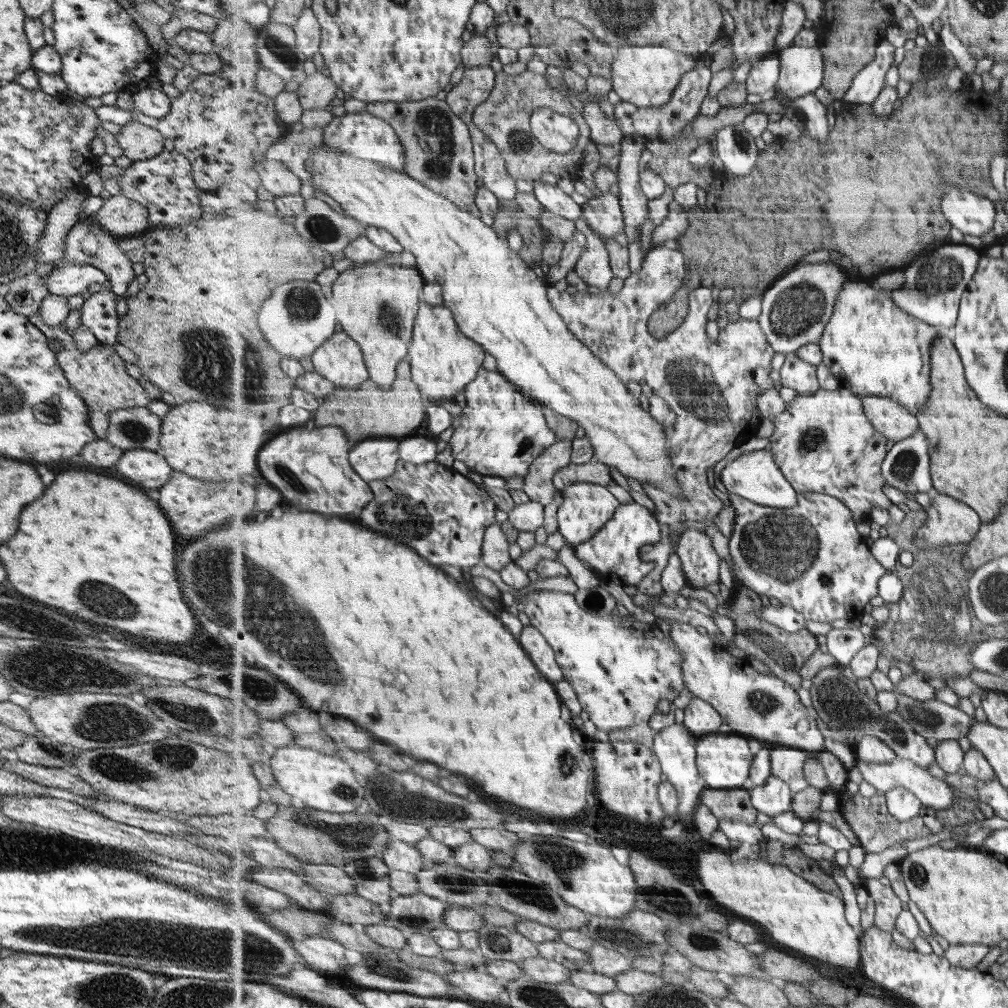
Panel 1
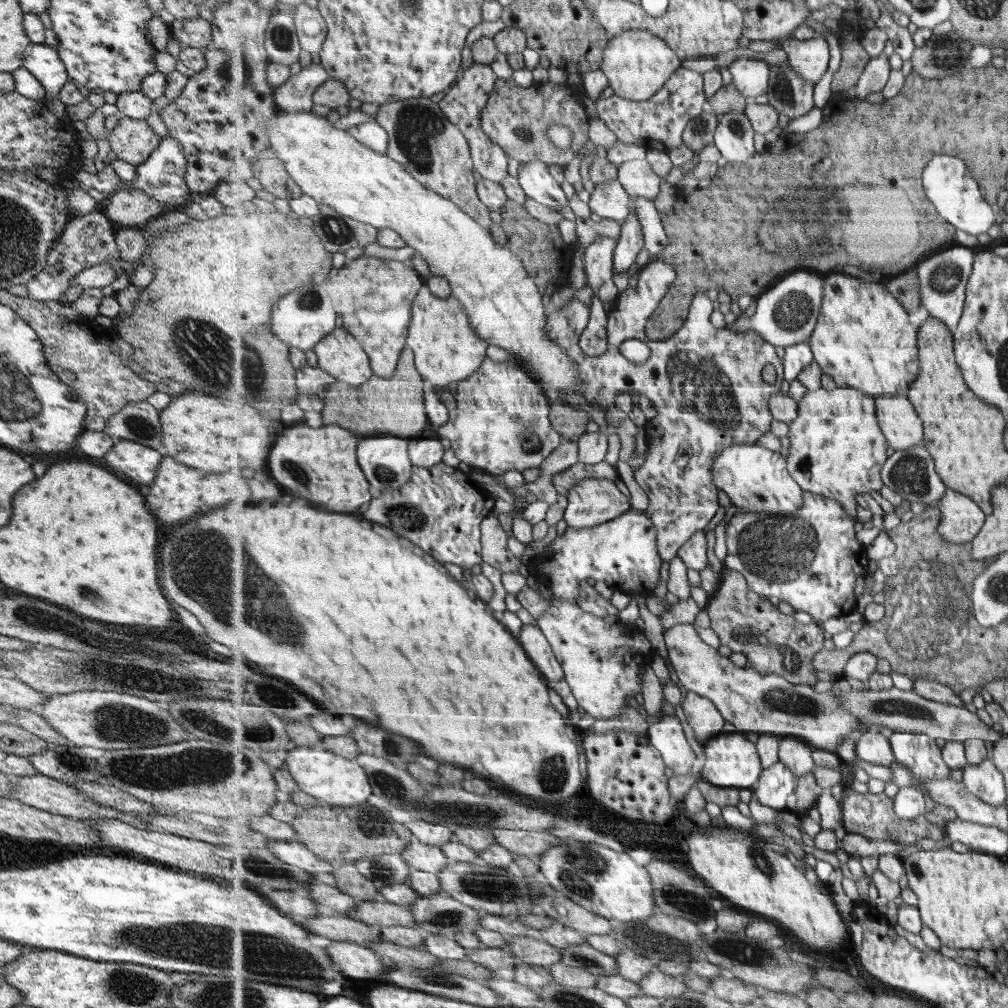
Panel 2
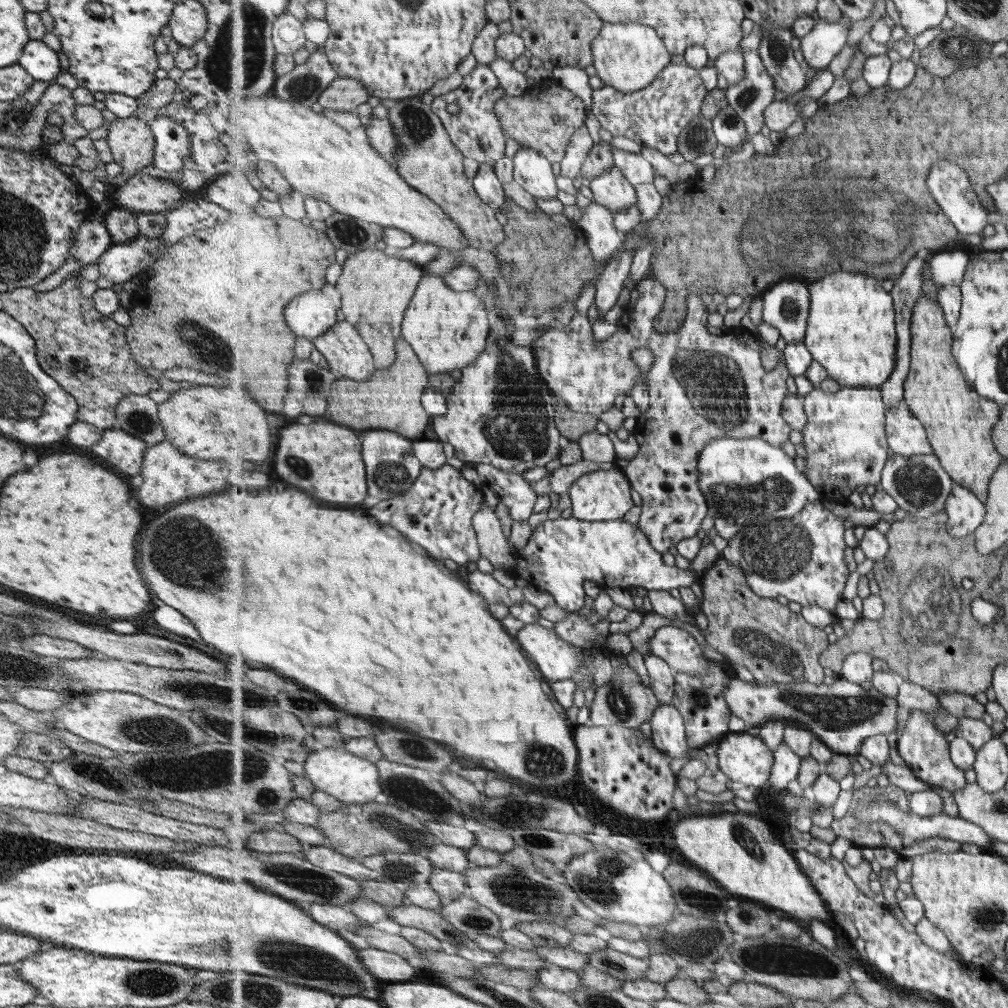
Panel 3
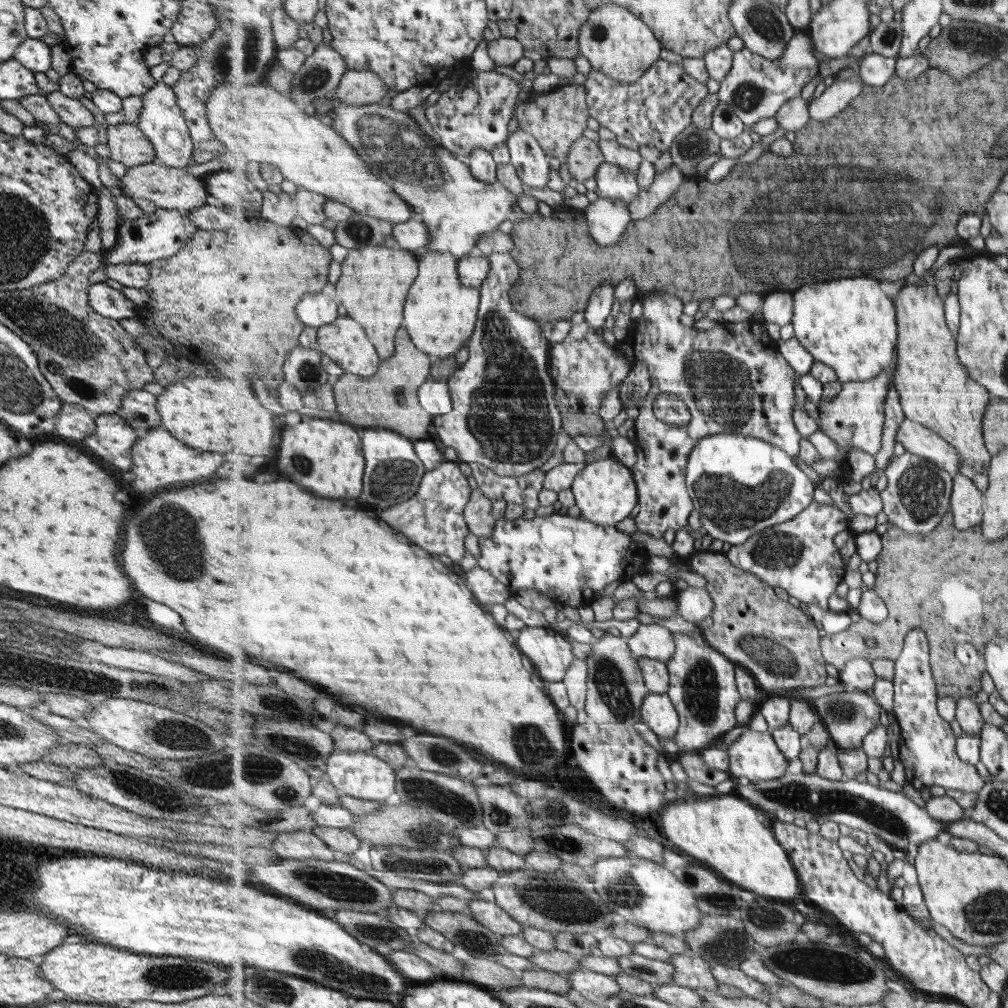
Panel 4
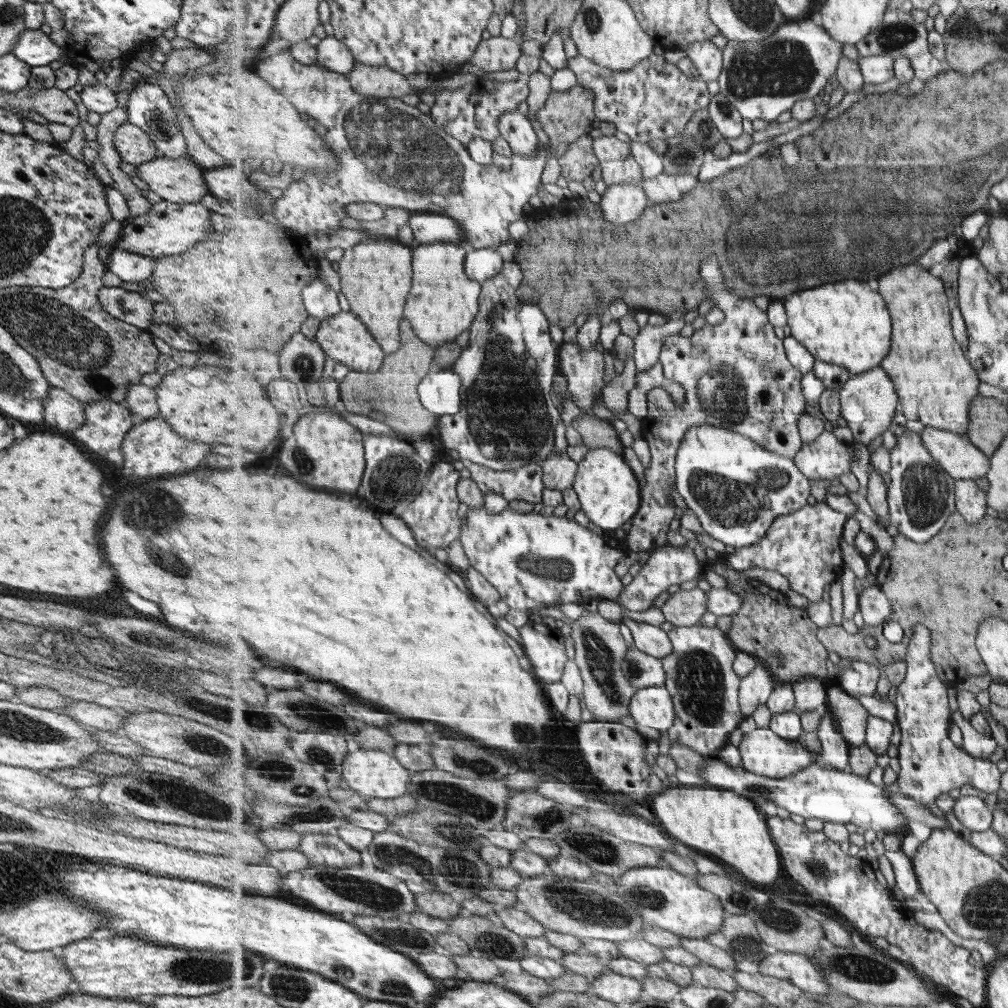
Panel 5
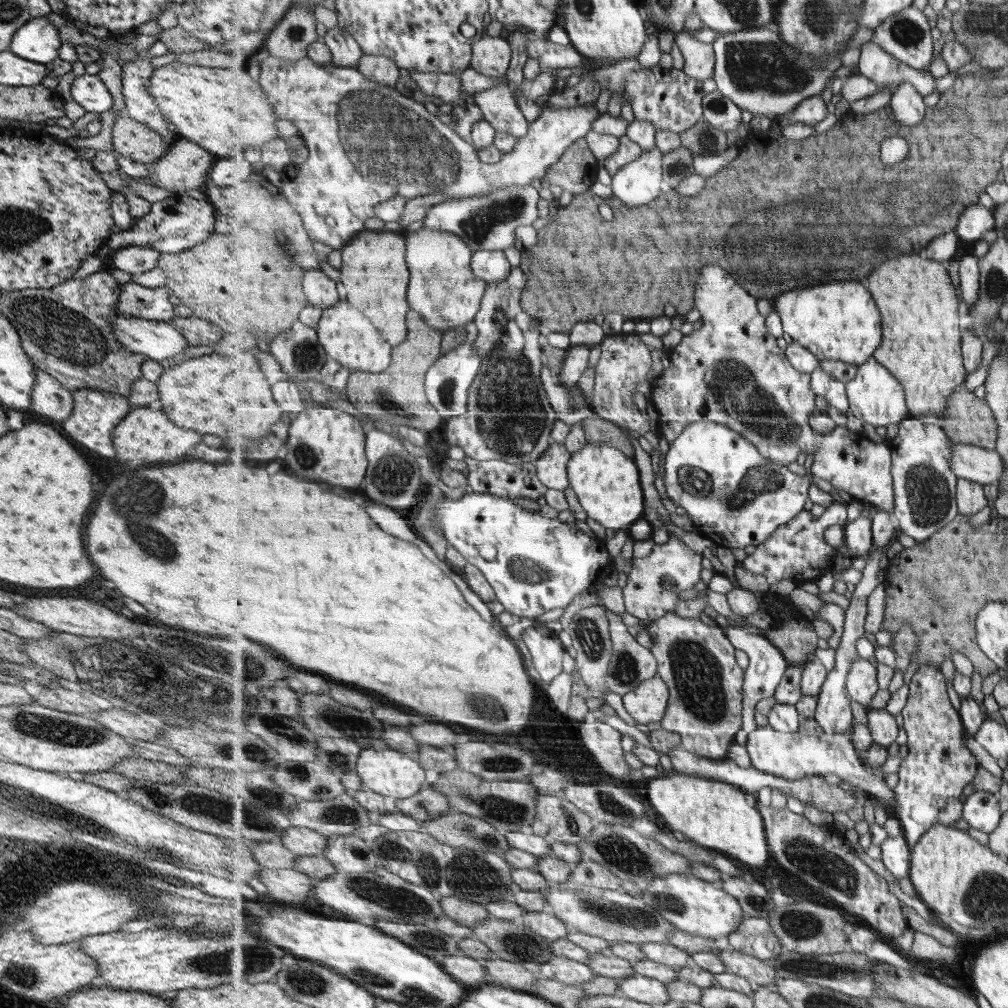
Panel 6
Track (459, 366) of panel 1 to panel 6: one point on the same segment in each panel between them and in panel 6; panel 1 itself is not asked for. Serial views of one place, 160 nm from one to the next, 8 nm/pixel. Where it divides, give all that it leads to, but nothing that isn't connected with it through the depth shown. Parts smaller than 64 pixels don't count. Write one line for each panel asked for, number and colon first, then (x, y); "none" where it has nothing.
2: (447, 349)
3: (449, 330)
4: (441, 313)
5: (444, 302)
6: (443, 287)

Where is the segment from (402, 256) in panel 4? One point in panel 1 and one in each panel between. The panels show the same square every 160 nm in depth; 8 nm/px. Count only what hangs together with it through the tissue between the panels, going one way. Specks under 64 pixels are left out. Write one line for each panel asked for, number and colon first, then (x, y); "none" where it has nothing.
1: (381, 300)
2: (378, 294)
3: (377, 288)

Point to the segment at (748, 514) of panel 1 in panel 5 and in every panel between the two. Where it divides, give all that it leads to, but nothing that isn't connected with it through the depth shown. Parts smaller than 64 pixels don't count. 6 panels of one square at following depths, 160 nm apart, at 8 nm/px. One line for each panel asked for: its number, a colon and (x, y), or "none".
2: (810, 559)
3: (802, 558)
4: (800, 556)
5: (805, 547)

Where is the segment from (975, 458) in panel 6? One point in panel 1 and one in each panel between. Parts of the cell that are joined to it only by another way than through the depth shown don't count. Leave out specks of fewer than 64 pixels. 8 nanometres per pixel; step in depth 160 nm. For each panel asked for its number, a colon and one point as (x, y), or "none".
1: (895, 421)
2: (903, 426)
3: (907, 436)
4: (917, 438)
5: (961, 459)

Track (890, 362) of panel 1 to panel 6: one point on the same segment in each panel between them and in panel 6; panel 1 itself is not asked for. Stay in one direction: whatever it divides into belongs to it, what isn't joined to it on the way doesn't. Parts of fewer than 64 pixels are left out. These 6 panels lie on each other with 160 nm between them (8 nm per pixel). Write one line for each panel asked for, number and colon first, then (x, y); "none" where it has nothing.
2: (865, 339)
3: (851, 333)
4: (850, 324)
5: (849, 324)
6: (841, 321)

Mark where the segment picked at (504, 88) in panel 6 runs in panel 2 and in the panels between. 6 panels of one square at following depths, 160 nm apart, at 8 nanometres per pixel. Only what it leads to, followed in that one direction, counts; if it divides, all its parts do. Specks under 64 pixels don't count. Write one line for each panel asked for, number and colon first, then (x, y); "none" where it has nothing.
2: (535, 178)
3: (533, 171)
4: (530, 159)
5: (518, 130)

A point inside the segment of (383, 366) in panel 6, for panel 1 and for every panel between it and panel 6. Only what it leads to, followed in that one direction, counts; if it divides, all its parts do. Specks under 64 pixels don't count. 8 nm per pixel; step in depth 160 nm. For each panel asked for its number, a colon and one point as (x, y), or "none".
1: (340, 360)
2: (341, 354)
3: (344, 348)
4: (346, 343)
5: (343, 337)

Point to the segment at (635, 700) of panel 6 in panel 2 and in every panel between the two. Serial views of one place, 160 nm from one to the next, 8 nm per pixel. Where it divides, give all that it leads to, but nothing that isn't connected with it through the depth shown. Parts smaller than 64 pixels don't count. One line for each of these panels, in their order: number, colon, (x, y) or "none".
2: (667, 734)
3: (669, 732)
4: (658, 711)
5: (653, 706)

